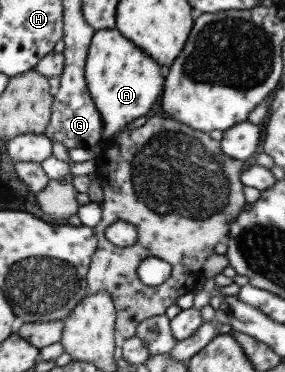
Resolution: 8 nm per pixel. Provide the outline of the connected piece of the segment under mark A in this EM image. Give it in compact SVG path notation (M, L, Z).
M115 27L96 30L91 37L85 59L83 77L90 97L102 118L101 142L109 142L112 134L127 123L146 116L162 91L162 75L154 58L146 57L138 46L127 40Z

